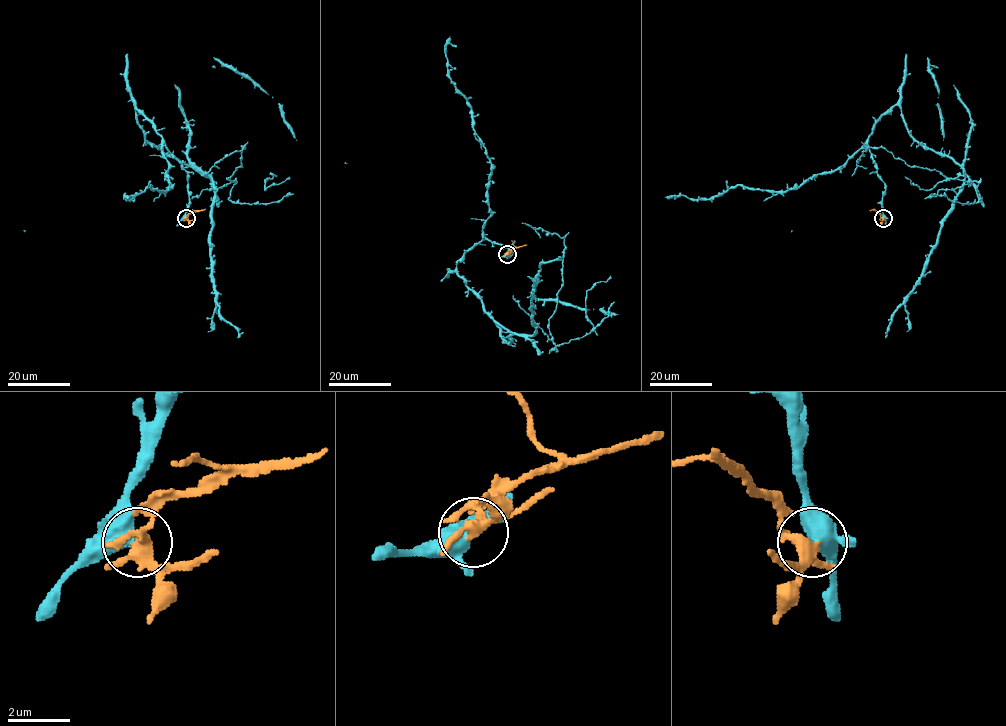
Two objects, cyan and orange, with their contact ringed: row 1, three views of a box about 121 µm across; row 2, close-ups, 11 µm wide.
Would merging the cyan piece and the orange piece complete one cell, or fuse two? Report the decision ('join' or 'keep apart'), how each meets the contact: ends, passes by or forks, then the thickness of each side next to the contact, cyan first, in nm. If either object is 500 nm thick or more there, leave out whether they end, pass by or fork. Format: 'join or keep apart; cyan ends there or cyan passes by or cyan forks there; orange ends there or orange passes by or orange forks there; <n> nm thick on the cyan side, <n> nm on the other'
keep apart; cyan forks there; orange forks there; 400 nm thick on the cyan side, 320 nm on the other

